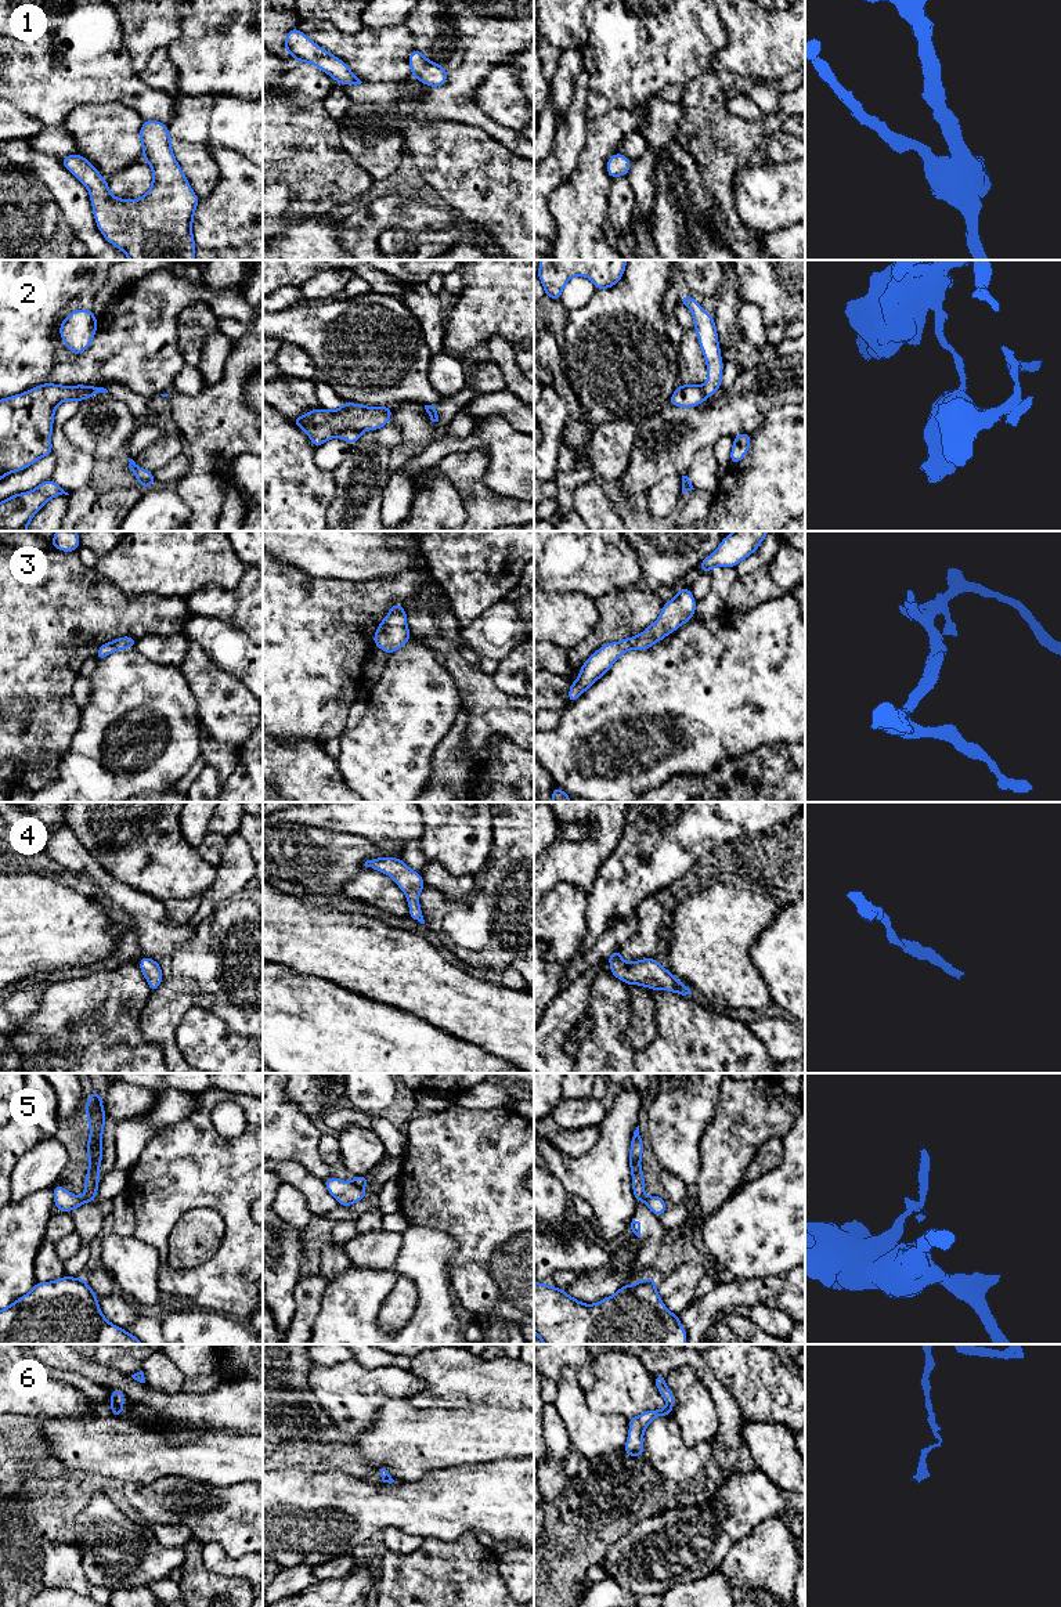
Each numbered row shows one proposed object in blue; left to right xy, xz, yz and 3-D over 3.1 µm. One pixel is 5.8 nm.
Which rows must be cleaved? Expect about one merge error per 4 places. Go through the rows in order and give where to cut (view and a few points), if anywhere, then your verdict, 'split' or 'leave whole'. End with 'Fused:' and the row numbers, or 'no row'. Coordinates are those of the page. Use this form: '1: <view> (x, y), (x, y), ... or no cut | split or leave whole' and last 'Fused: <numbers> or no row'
1: no cut | leave whole
2: xz (360, 432), (342, 430), (335, 436) | split
3: no cut | leave whole
4: no cut | leave whole
5: xz (352, 1181), (361, 1187) | split
6: no cut | leave whole
Fused: 2, 5

